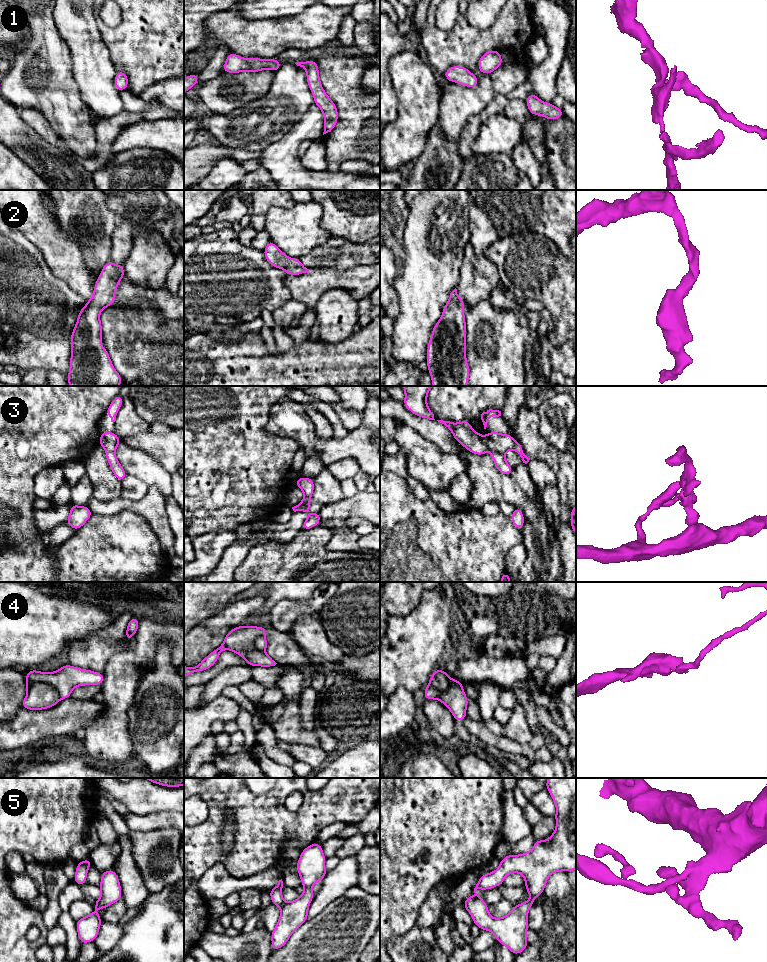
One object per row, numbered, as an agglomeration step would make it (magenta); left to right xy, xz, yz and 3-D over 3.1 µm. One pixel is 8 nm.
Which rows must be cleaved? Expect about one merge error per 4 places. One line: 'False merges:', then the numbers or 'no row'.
False merges: no row

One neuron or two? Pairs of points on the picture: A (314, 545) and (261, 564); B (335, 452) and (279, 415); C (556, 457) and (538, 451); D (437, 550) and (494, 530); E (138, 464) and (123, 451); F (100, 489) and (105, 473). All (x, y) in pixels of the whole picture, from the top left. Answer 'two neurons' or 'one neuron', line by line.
A: one neuron
B: one neuron
C: one neuron
D: one neuron
E: one neuron
F: one neuron

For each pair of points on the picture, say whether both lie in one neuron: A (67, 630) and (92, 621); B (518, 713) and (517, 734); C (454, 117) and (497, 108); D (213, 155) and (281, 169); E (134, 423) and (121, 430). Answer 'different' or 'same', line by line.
A: same
B: same
C: different
D: different
E: same

